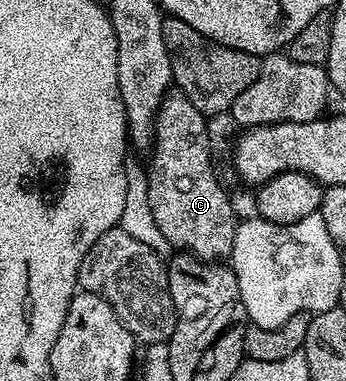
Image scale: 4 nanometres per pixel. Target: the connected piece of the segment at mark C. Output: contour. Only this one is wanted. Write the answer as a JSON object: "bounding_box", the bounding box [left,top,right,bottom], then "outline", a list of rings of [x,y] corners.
{"bounding_box":[146,92,238,260],"outline":[[[169,92],[164,95],[152,133],[152,159],[146,162],[150,208],[154,208],[154,218],[169,247],[201,260],[220,260],[223,254],[225,257],[232,253],[238,217],[216,175],[216,166],[212,163],[212,138],[204,122],[207,122],[206,115],[194,108],[187,94]]]}

